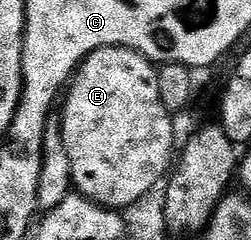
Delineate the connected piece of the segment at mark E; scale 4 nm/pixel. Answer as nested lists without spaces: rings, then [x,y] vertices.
[[[99,48],[95,52],[84,56],[83,63],[79,65],[73,79],[70,81],[69,89],[71,93],[62,101],[63,120],[61,119],[61,131],[65,142],[65,154],[69,154],[69,166],[71,167],[71,182],[74,191],[83,196],[86,200],[92,200],[95,204],[102,204],[104,208],[124,210],[131,203],[137,202],[139,198],[155,183],[162,181],[168,175],[173,164],[173,154],[175,148],[175,124],[172,113],[167,111],[167,107],[161,102],[161,90],[159,89],[159,73],[156,65],[148,60],[146,56],[135,52],[132,48]]]

